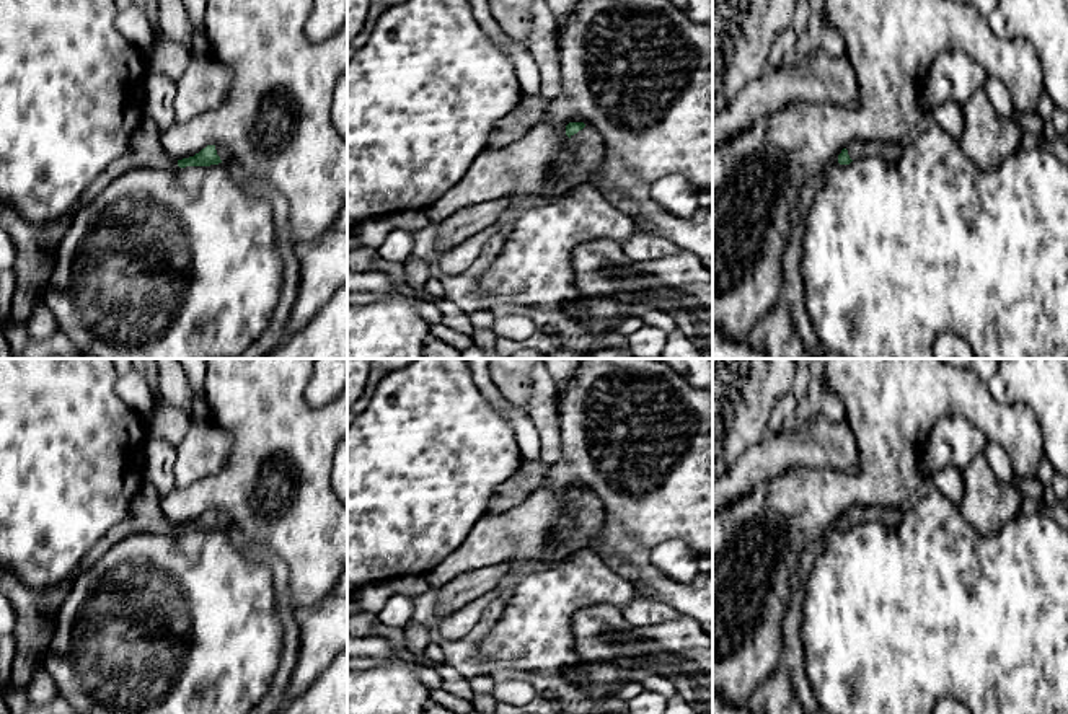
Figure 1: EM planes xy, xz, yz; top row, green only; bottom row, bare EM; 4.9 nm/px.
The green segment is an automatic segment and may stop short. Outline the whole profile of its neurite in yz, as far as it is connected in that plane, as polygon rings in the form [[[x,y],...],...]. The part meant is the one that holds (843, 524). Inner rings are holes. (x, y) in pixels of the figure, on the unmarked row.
[[[879,505],[851,509],[838,520],[840,530],[850,530],[853,525],[879,522],[894,531],[902,523],[903,512],[900,509],[880,509]]]

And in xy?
[[[207,510],[194,522],[178,525],[179,533],[210,531],[210,530],[218,530],[218,528],[232,528],[232,518],[227,512]]]

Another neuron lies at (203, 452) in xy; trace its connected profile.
[[[194,424],[176,445],[176,489],[217,474],[232,452],[232,435],[218,425]]]

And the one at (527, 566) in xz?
[[[523,559],[520,562],[520,569],[519,574],[520,575],[530,575],[530,574],[536,574],[541,571],[546,571],[553,566],[558,566],[559,562],[548,562],[548,561],[538,561],[538,559]]]

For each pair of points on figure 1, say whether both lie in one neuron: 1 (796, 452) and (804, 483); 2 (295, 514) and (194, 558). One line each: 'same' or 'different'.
1: different
2: different

